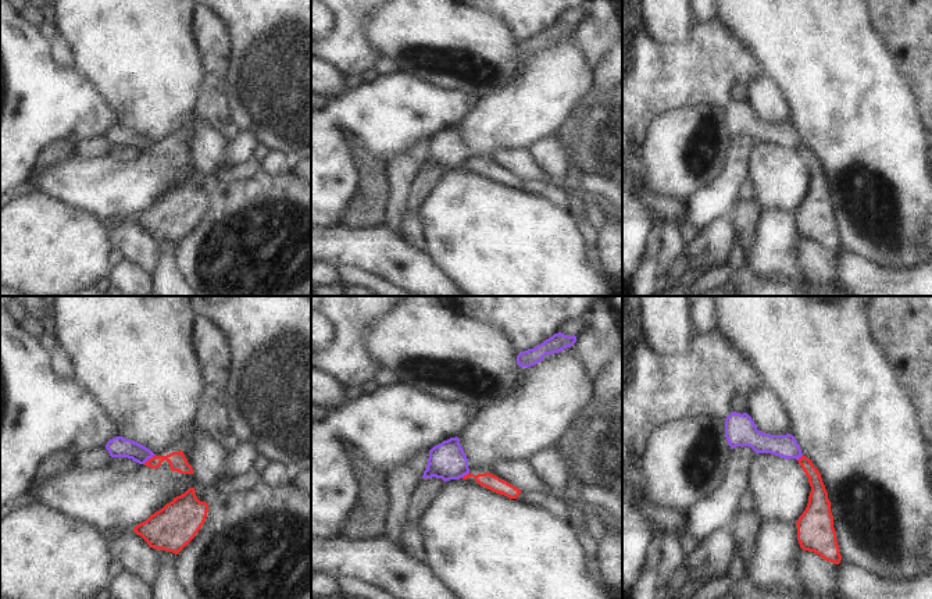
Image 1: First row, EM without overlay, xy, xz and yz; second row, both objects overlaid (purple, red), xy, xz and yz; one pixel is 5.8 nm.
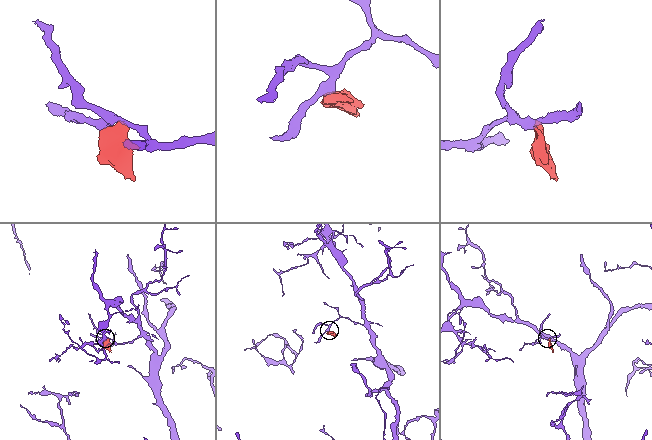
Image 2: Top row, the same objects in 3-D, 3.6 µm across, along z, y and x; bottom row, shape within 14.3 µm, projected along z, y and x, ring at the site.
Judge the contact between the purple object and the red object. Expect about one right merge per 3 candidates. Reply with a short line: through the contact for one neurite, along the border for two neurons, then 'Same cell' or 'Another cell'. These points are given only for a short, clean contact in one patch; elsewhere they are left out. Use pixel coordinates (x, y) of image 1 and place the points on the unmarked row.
Line: xy (154, 143), (143, 152). Another cell

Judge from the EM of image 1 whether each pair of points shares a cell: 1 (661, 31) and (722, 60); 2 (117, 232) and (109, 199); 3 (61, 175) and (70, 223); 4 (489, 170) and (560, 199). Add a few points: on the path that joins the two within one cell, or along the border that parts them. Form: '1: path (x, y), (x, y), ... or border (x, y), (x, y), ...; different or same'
1: border (696, 24), (672, 43), (650, 36); different
2: border (120, 218), (132, 220); different
3: border (38, 191), (72, 207), (85, 210), (96, 218); different
4: path (507, 178), (521, 185), (542, 188); same

